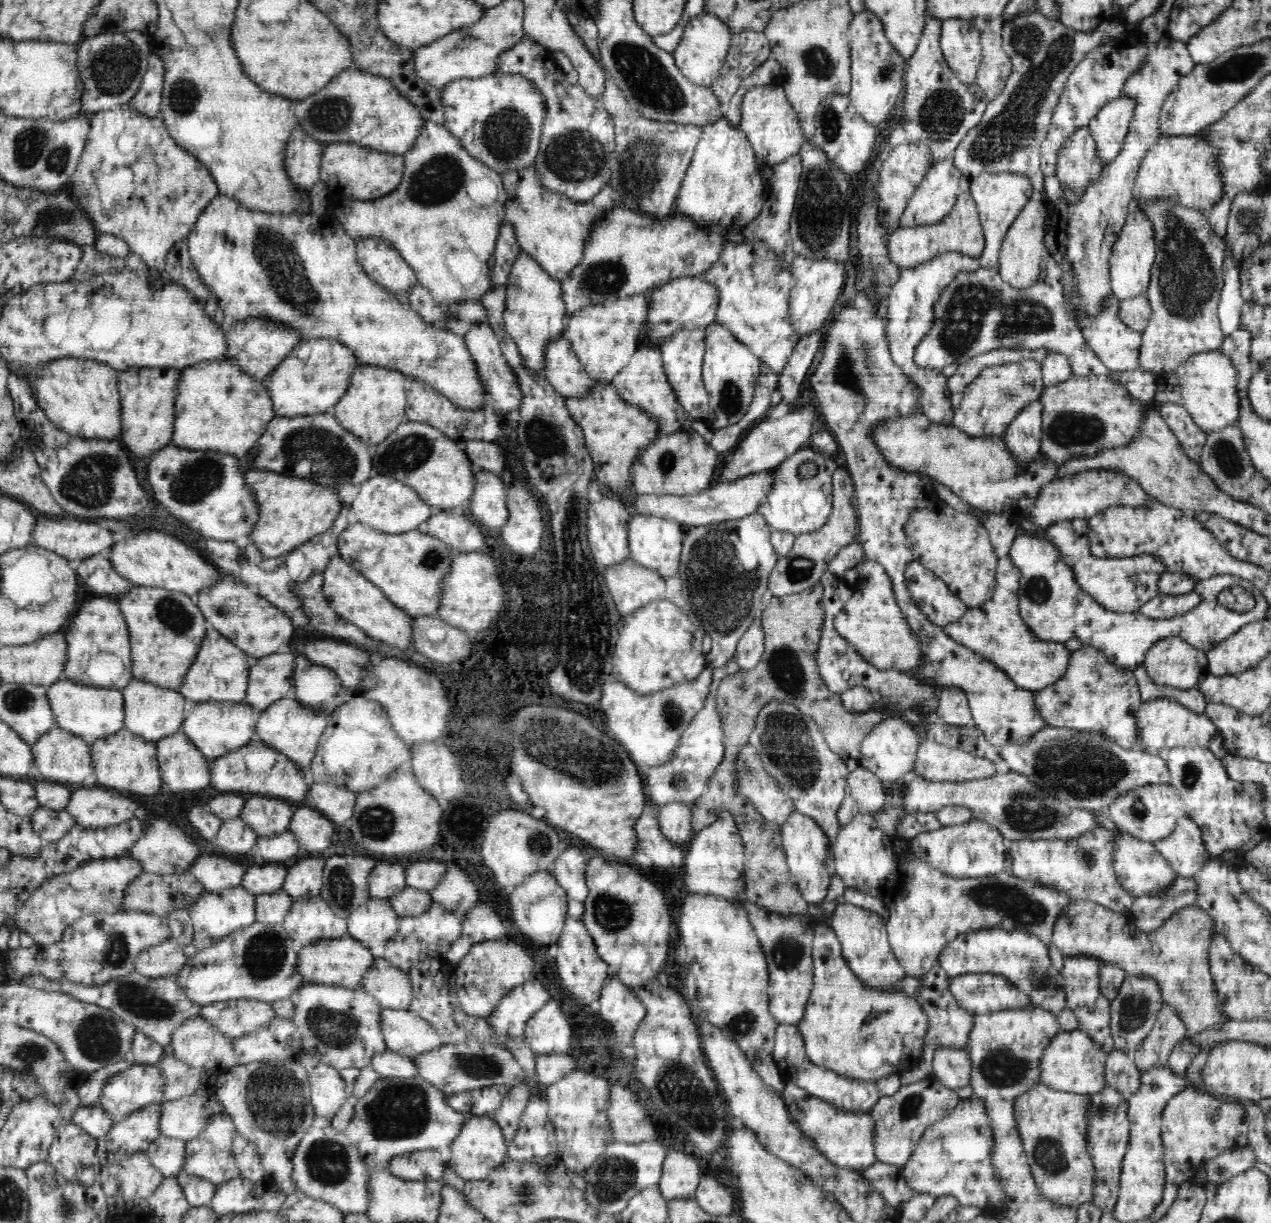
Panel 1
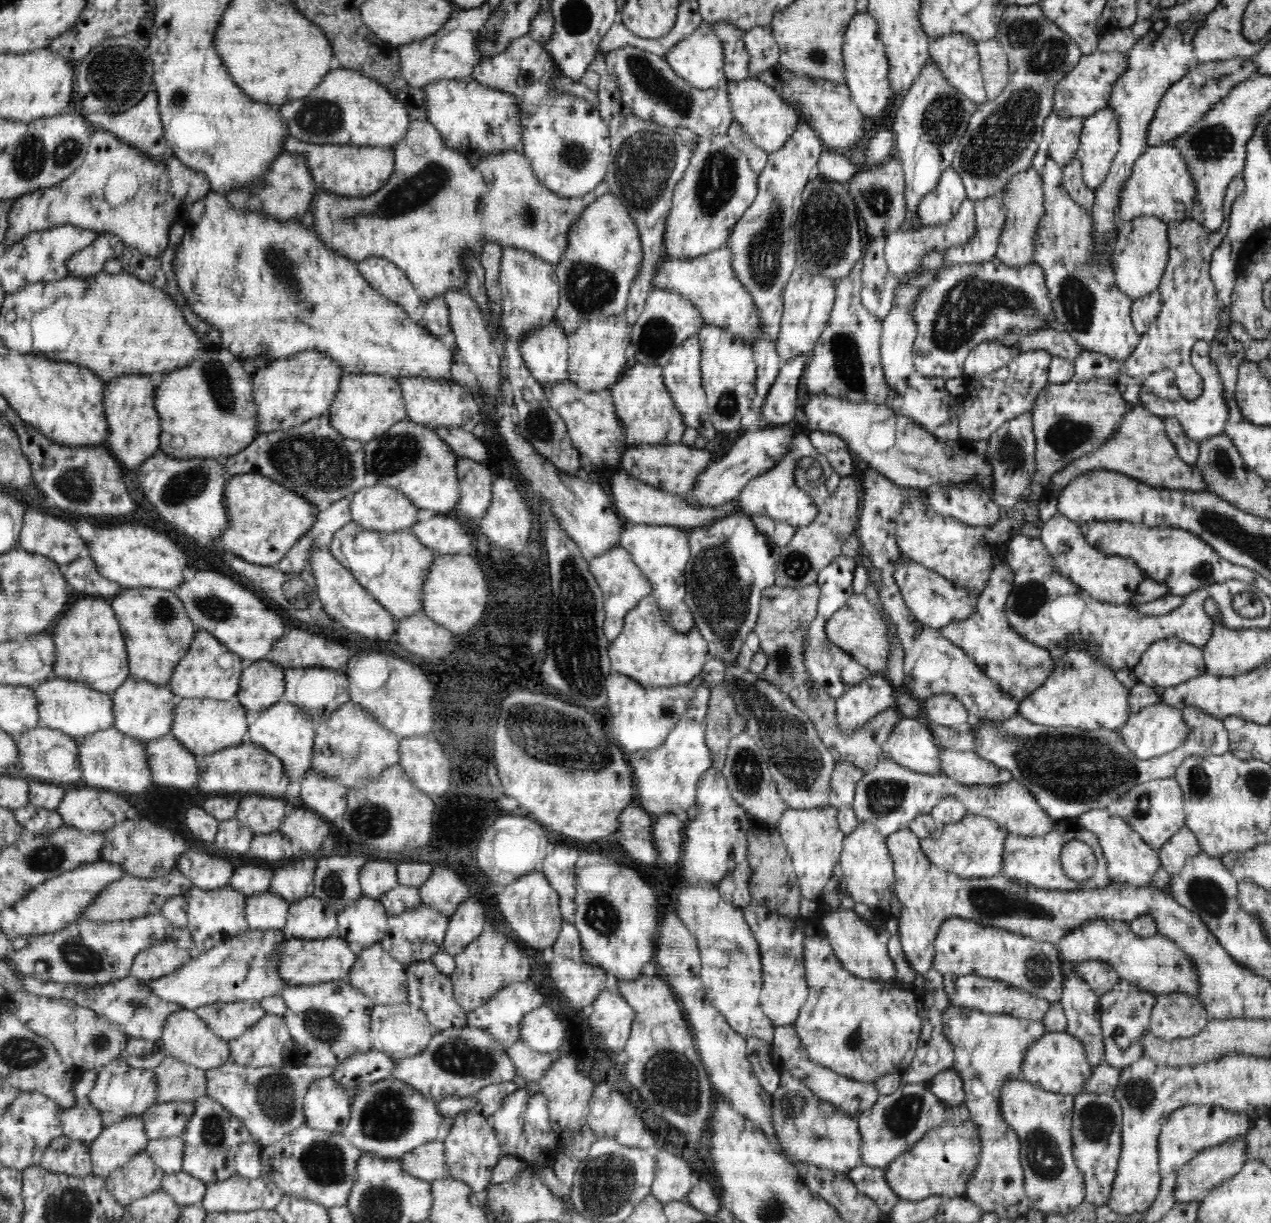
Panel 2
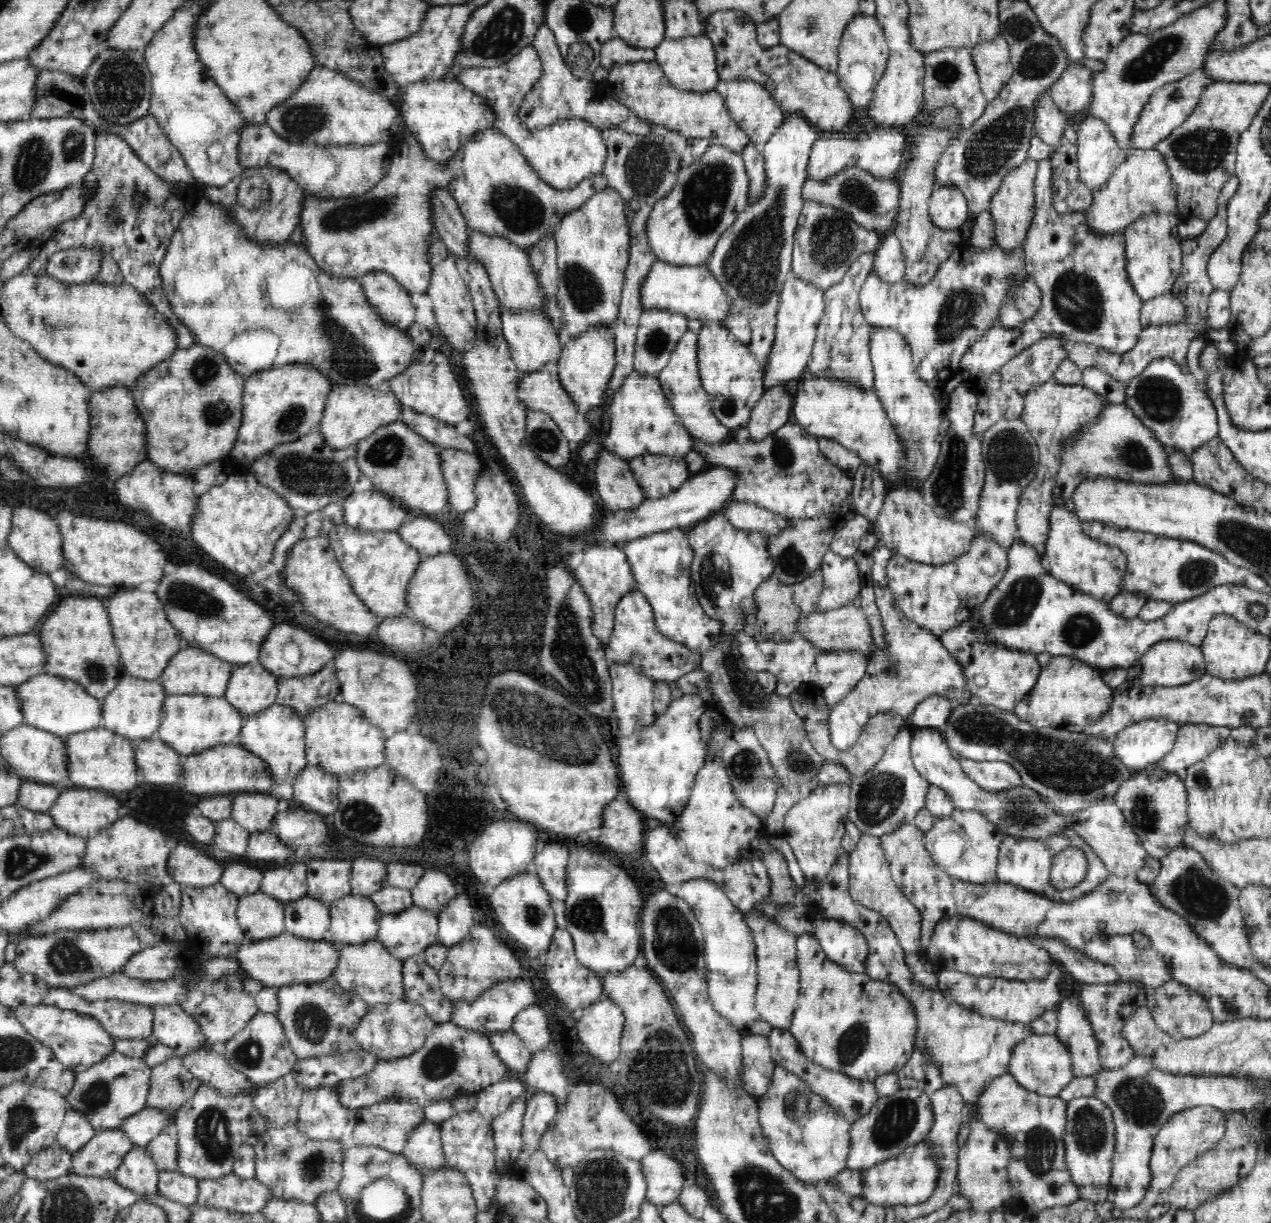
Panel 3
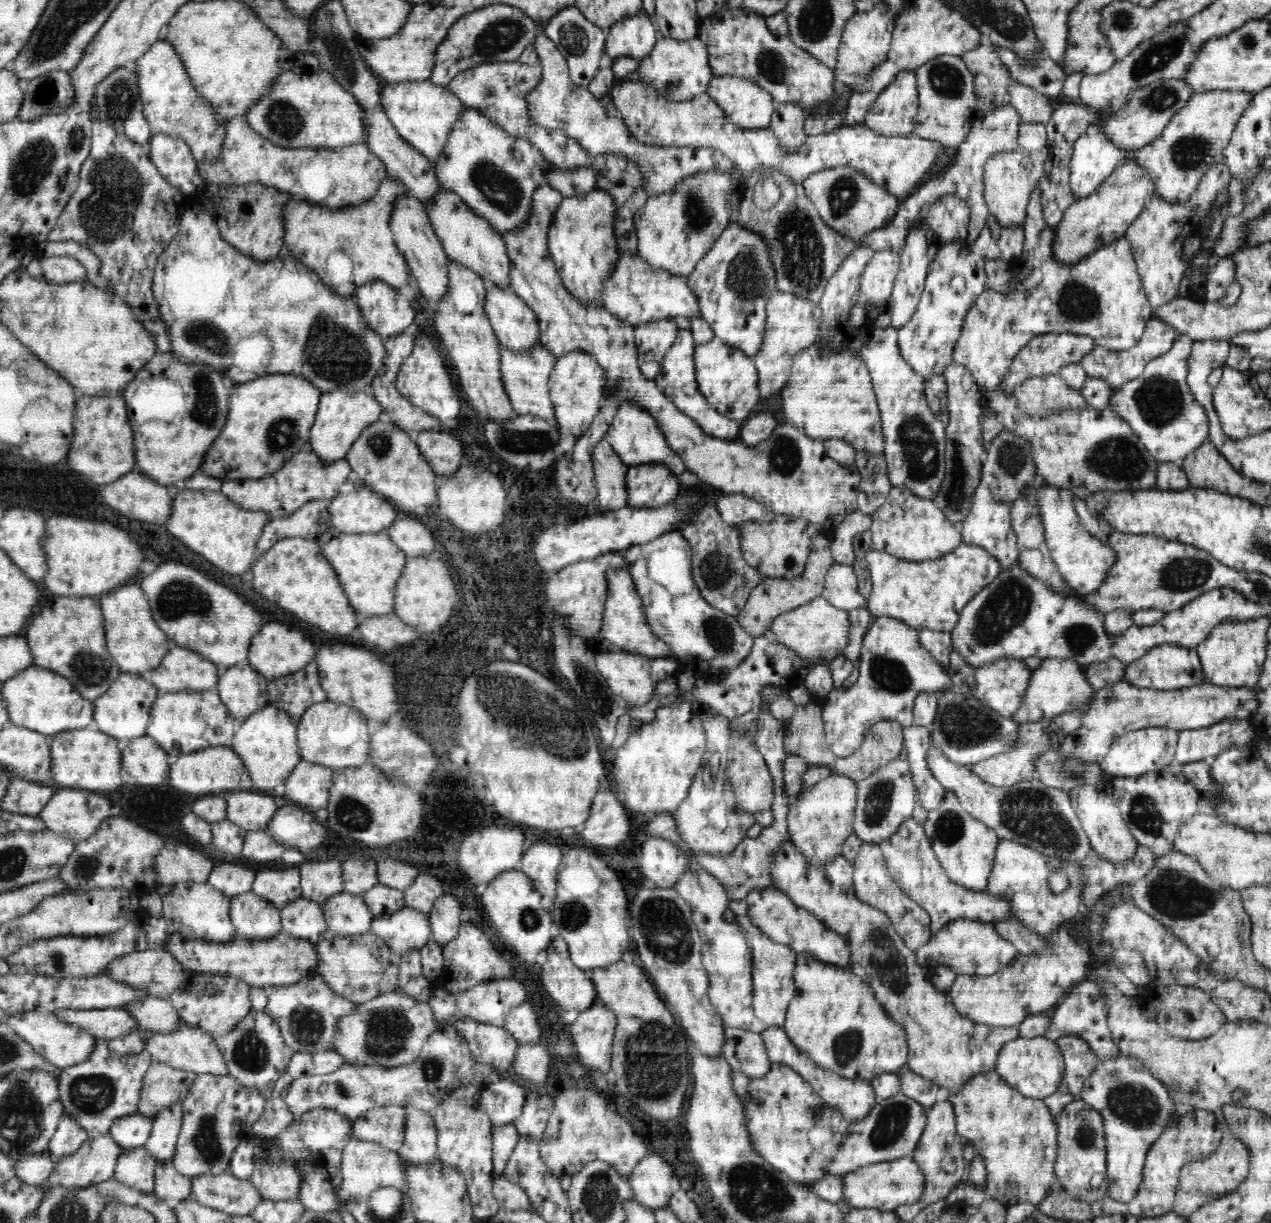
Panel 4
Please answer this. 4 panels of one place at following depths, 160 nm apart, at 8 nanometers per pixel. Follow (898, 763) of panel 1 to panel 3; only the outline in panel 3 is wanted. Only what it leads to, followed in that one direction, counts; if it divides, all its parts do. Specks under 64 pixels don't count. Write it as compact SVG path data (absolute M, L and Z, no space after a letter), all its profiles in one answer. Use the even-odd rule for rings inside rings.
M918 727L912 732L910 755L916 771L930 785L936 786L948 793L956 809L962 811L979 811L988 818L990 823L995 824L1004 835L1020 838L1046 838L1050 834L1066 833L1071 831L1071 820L1057 814L1049 808L1040 798L1036 791L1030 788L1012 788L1007 791L991 793L975 784L962 771L959 760L948 747L946 737L941 729Z

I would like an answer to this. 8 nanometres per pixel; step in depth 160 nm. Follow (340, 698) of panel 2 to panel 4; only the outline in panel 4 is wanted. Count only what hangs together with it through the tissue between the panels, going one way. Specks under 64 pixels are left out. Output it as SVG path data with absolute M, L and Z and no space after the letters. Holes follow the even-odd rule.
M316 660L288 677L278 677L273 680L279 685L280 692L278 700L272 700L270 704L287 711L296 721L309 706L329 700L321 685Z

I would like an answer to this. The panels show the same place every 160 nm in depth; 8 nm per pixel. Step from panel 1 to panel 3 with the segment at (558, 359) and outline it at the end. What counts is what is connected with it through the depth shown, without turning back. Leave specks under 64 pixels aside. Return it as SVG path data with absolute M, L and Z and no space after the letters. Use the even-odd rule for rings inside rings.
M502 308L502 327L512 360L521 373L540 370L550 363L556 363L563 349L564 339L554 329L552 322L542 316L540 311L512 311Z

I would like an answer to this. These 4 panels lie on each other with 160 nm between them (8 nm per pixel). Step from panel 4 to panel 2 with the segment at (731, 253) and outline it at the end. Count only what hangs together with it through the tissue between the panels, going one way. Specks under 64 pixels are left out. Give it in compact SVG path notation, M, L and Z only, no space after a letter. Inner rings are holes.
M807 123L796 125L793 137L778 151L768 155L765 167L757 171L757 195L750 208L738 219L729 236L728 246L732 251L732 269L738 281L748 289L762 318L764 336L753 344L753 355L757 362L755 380L756 395L750 410L759 414L775 378L780 364L775 343L779 336L784 306L784 290L790 276L798 267L795 245L796 218L801 208L801 194L809 178L815 173L825 146L816 131Z

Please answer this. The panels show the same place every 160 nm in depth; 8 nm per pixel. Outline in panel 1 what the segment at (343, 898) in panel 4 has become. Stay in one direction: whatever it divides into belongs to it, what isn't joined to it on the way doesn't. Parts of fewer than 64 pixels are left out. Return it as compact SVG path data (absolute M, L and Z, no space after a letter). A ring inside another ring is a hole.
M371 898L350 914L347 922L347 935L359 940L377 959L384 956L386 943L396 936L400 917L390 900Z

